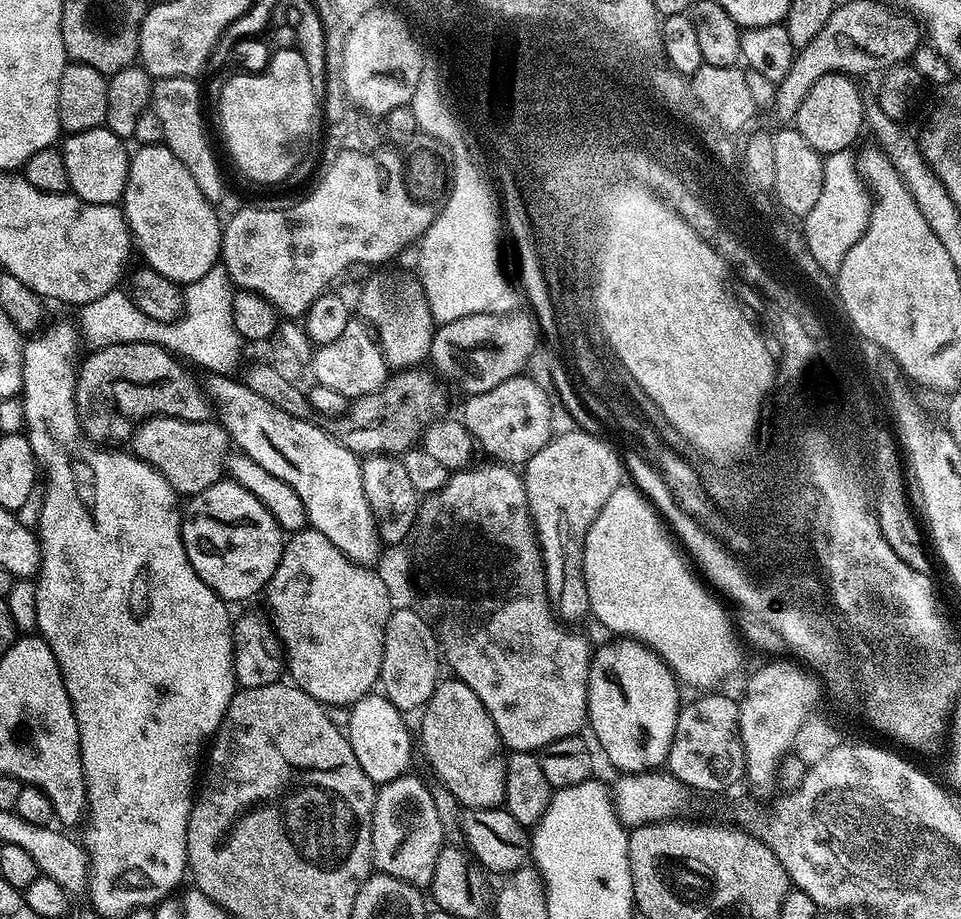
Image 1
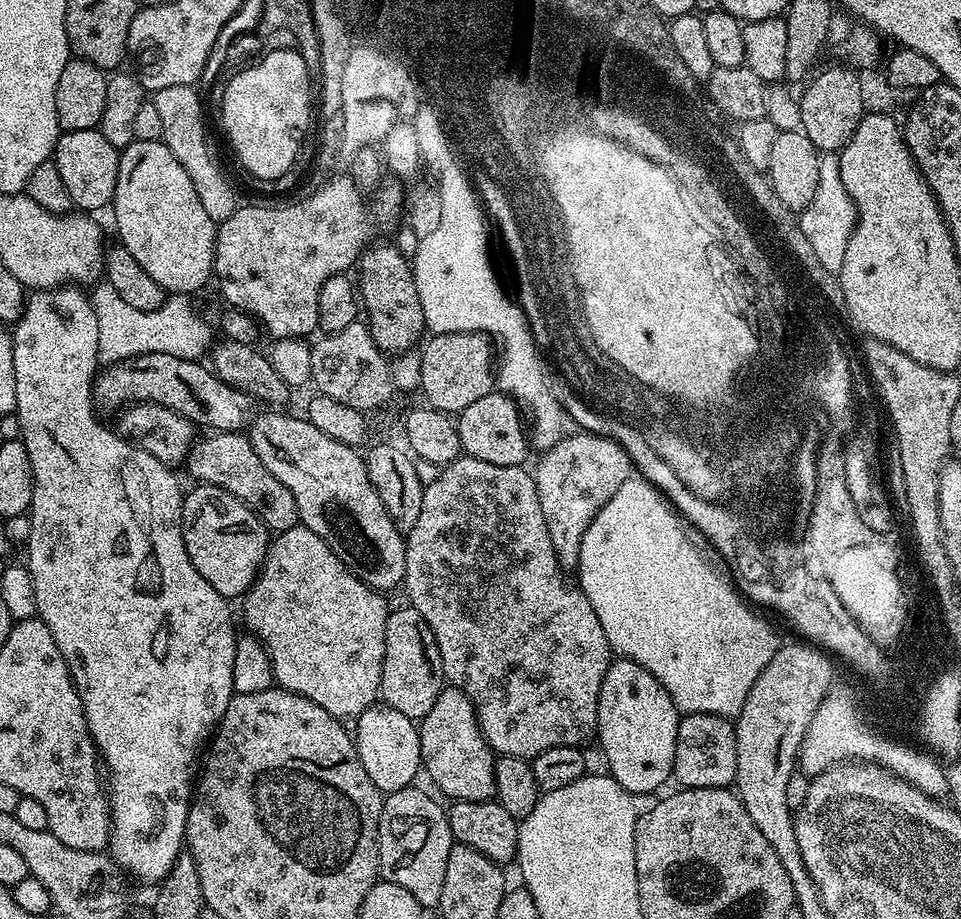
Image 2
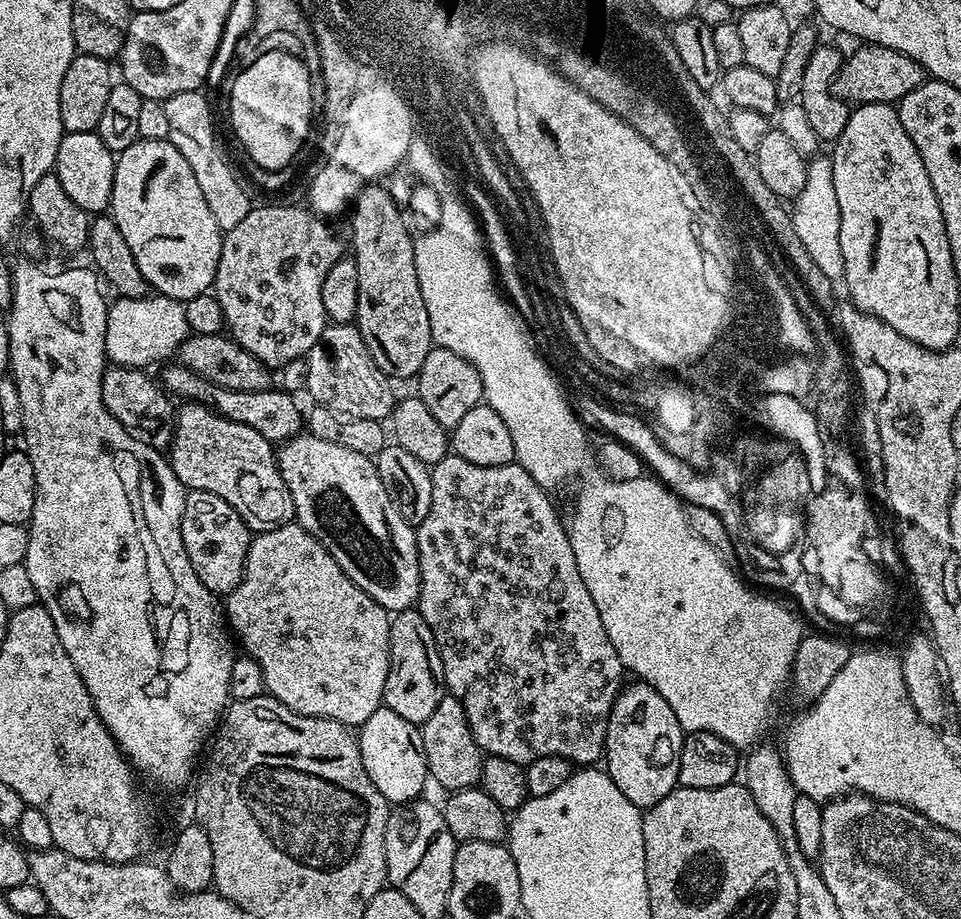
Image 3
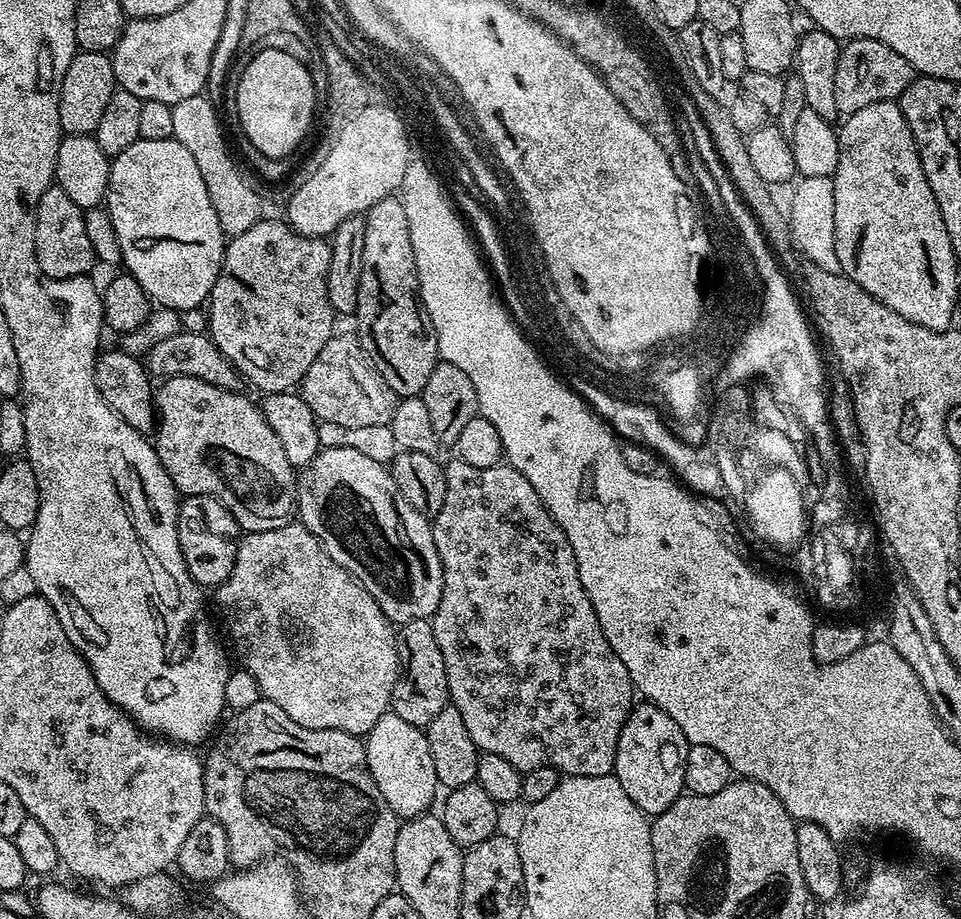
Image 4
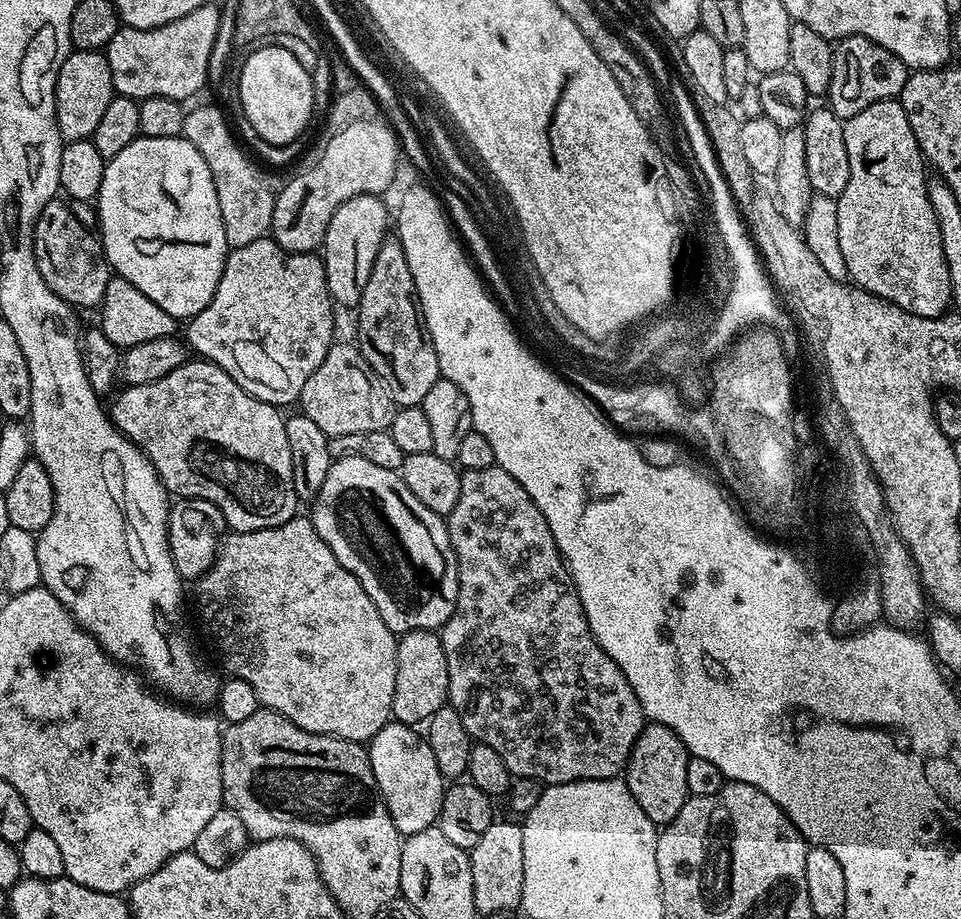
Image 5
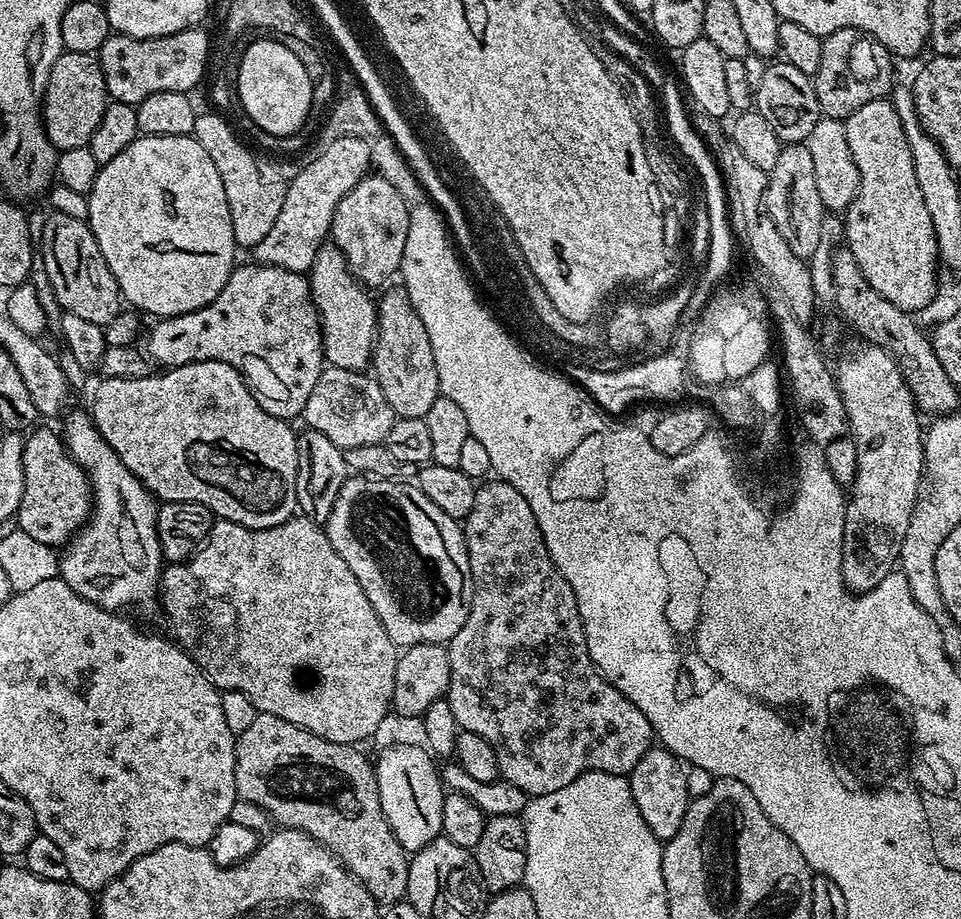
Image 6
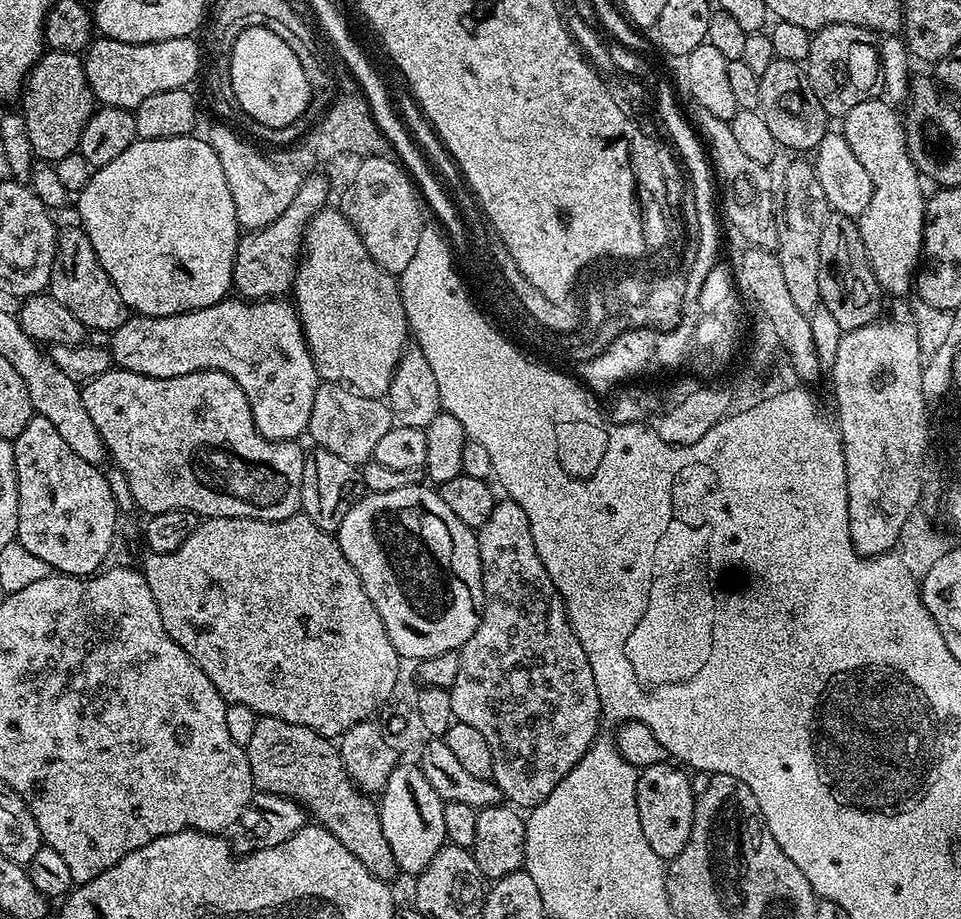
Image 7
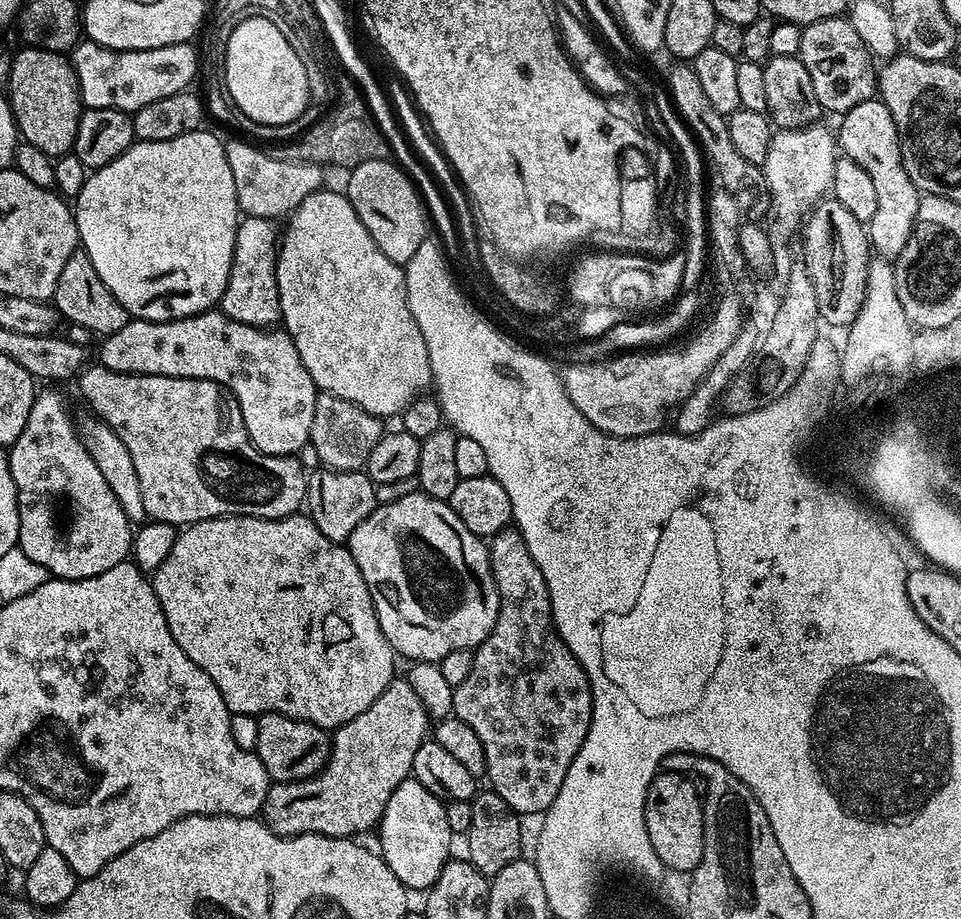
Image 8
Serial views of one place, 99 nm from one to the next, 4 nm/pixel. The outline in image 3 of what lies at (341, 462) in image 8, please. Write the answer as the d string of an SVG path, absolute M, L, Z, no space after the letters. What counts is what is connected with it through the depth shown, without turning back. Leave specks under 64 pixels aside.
M329 323L325 326L318 342L314 342L309 350L306 363L308 392L319 407L353 420L370 418L384 422L391 417L392 409L398 403L398 396L392 393L393 381L382 370L378 370L355 323Z

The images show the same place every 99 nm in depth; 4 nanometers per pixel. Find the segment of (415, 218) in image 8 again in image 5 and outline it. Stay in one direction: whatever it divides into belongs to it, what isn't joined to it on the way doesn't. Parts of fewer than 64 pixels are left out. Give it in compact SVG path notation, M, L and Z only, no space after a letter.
M379 195L350 198L342 202L338 210L334 210L334 218L330 218L330 226L326 226L322 259L326 270L328 295L339 307L341 304L342 307L352 310L359 305L368 277L366 258L376 256L389 235L390 208L380 200L383 199Z

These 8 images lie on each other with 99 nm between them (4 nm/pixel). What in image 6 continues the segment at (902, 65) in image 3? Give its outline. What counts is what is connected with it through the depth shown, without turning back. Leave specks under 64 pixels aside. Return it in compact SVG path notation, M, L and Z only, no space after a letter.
M843 28L823 37L823 41L822 62L816 71L814 83L821 113L827 119L845 120L847 116L854 114L854 110L858 110L858 106L866 106L866 102L874 102L887 97L893 91L892 63L894 63L894 57L887 48L873 40L867 32L861 32L859 28Z

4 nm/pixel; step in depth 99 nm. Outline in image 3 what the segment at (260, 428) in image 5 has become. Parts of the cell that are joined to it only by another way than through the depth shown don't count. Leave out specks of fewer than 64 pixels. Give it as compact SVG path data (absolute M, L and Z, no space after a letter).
M184 402L174 416L170 463L185 489L218 494L242 518L249 532L278 530L296 519L294 498L276 464L273 441L242 422L228 420L204 404Z

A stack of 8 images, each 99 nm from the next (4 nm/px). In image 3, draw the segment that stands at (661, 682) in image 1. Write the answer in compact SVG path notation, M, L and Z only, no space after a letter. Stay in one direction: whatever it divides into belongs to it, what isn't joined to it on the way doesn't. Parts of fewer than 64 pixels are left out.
M643 682L632 683L636 684L630 685L629 688L628 685L621 687L620 695L608 715L602 760L603 763L608 763L606 771L614 786L618 786L618 790L622 790L622 794L626 794L626 798L630 798L630 802L634 802L637 808L647 810L662 802L662 798L666 798L666 794L670 794L678 786L680 755L686 733L674 710L670 710L670 702L666 702L666 698L662 698L662 694L654 690L654 686Z

